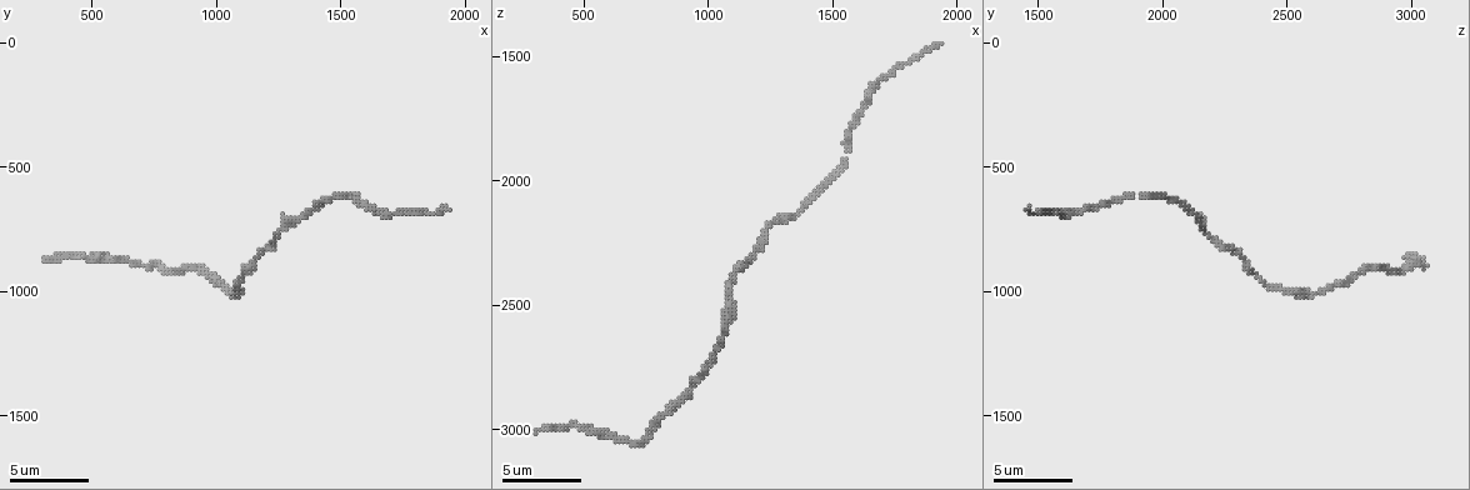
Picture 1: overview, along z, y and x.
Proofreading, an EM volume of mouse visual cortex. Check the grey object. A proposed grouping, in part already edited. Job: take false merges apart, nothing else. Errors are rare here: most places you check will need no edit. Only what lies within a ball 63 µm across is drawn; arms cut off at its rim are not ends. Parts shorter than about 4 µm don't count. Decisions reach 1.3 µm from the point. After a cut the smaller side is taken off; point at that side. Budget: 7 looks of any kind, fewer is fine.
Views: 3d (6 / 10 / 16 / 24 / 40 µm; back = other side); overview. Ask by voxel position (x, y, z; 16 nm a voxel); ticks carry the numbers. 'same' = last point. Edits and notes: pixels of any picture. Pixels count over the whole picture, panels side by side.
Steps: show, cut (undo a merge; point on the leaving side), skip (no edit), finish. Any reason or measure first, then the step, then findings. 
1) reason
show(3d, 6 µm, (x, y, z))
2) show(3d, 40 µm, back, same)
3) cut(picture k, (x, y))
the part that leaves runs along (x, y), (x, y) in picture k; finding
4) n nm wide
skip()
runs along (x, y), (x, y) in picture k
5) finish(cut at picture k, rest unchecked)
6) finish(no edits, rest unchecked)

thin neck
show(3d, 16 µm, (1550, 620, 1930))

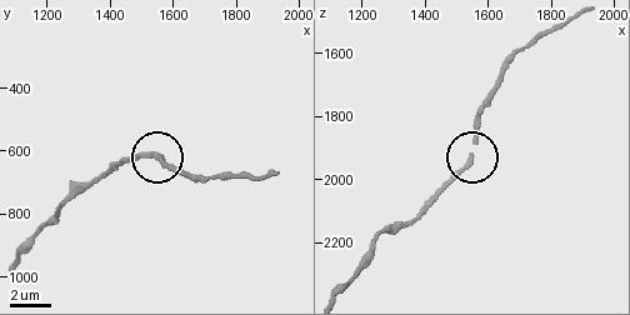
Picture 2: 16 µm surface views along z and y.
other side
show(3d, 16 µm, back, (1540, 620, 1930))

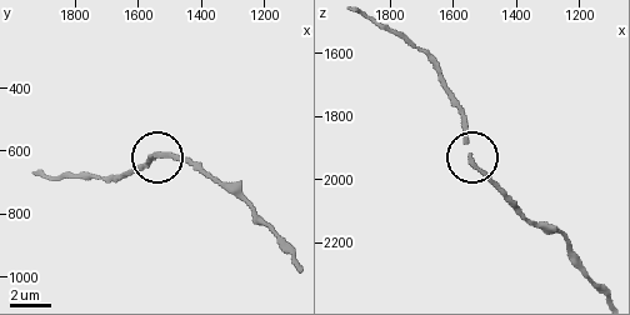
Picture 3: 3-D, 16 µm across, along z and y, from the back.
skip()
runs along (596, 286), (573, 248), (538, 228), (478, 168), (456, 103) in picture 3; all the same neuron

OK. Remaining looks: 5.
thick turns thin
show(3d, 16 µm, (1060, 1010, 2610))

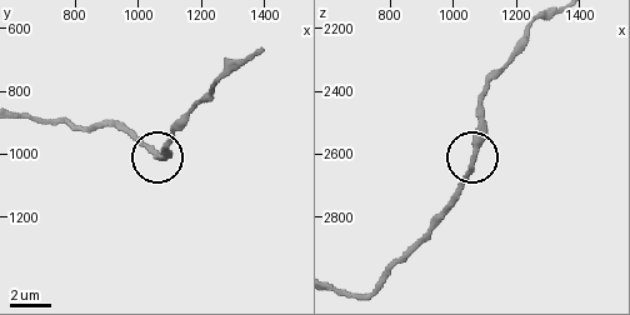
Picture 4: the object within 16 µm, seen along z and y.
310 nm wide
skip()
runs along (495, 75), (483, 104), (469, 175), (449, 208) in picture 4; one neuron here

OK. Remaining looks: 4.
thick turns thin
show(3d, 10 µm, (620, 890, 3030))

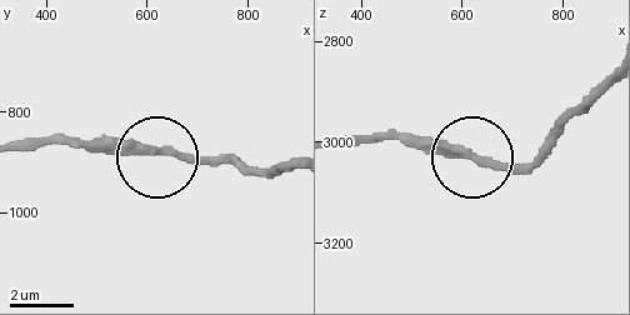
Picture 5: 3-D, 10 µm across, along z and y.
show(3d, 10 µm, back, (635, 880, 3035))

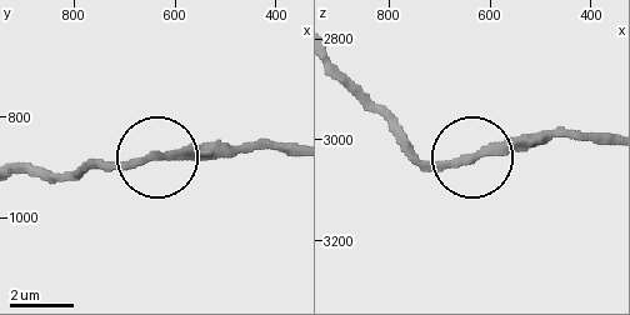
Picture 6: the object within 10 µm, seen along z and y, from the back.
skip()
runs along (339, 76), (435, 165), (524, 149), (545, 135) in picture 6; one neuron here

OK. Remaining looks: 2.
finish(no edits, rest unchecked)

